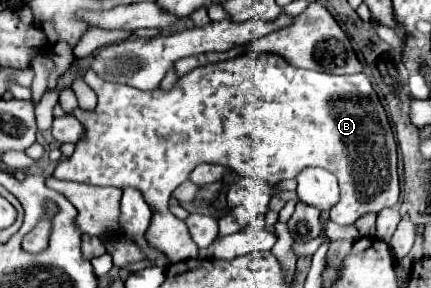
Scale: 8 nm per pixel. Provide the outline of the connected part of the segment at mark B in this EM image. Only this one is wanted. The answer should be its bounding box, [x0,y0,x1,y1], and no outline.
[53,53,399,263]

